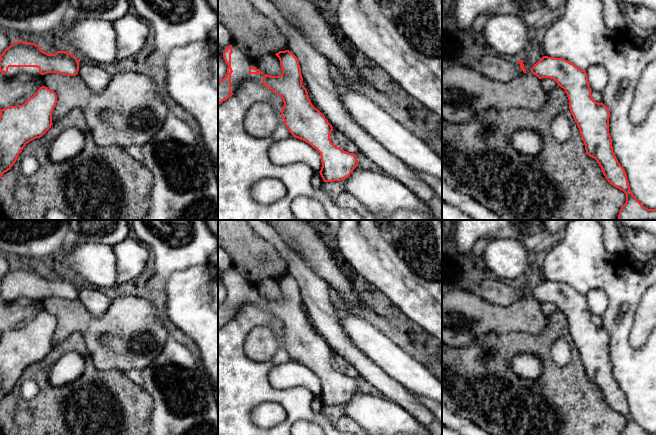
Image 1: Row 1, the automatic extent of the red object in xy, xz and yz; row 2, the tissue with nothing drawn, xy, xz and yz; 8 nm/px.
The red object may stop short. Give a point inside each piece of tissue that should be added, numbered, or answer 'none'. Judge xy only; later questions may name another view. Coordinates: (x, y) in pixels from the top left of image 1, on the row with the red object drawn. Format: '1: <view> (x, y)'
1: xy (13, 72)

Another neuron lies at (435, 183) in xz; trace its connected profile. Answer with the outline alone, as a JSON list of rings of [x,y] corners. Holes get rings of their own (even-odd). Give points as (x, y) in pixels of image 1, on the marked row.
[[[416,171],[416,173],[432,188],[434,193],[442,200],[442,180],[432,175],[424,174],[420,171]]]

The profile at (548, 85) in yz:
[[[550,78],[540,79],[540,84],[541,84],[541,88],[546,94],[551,93],[558,86],[556,81]]]

